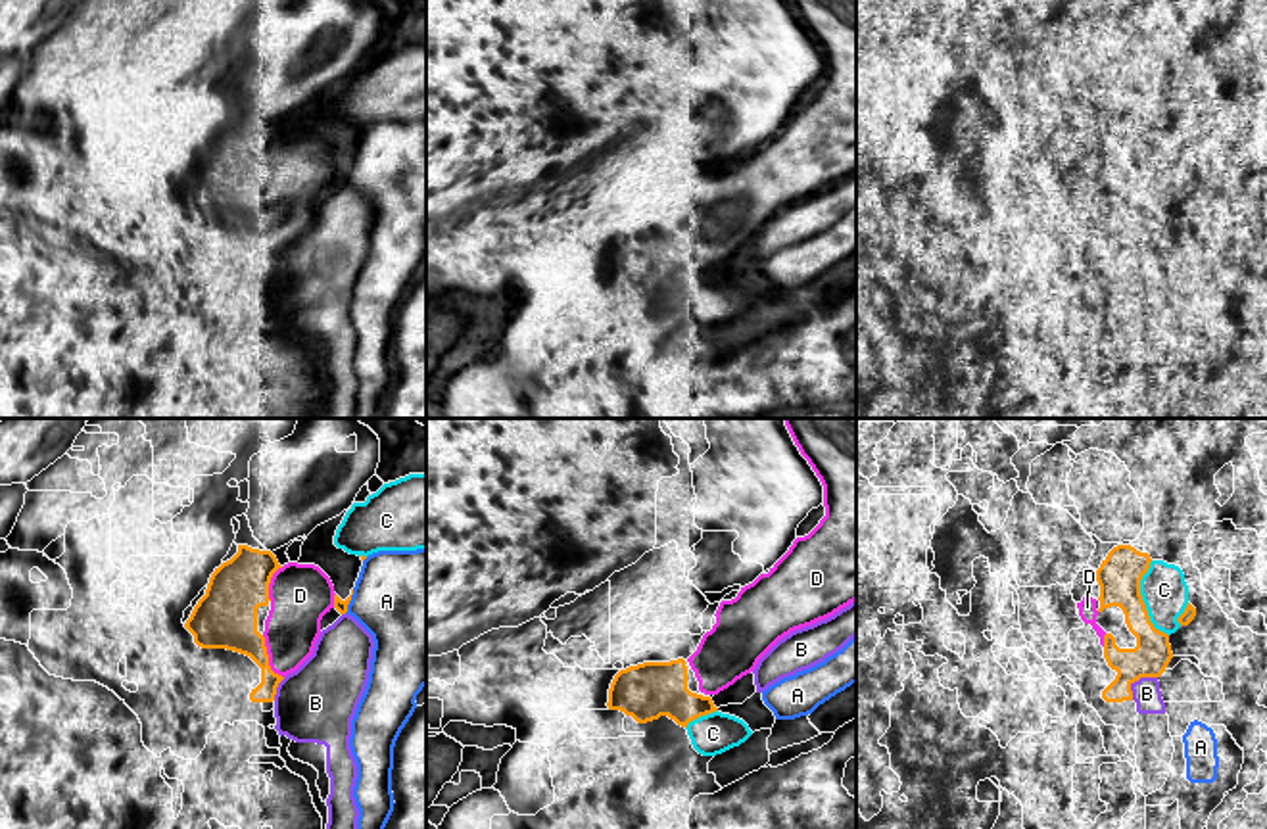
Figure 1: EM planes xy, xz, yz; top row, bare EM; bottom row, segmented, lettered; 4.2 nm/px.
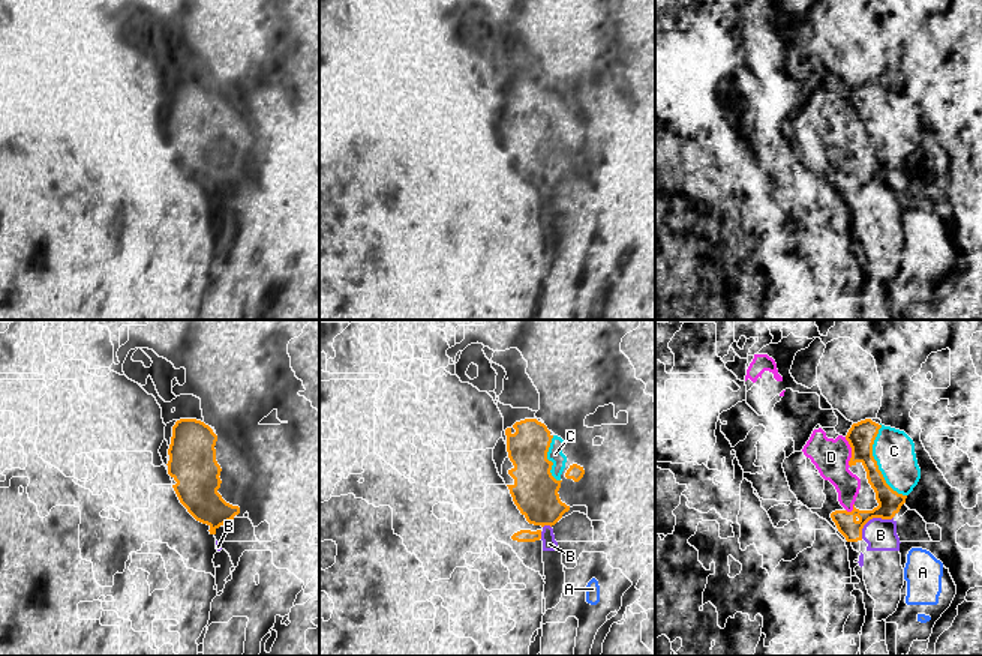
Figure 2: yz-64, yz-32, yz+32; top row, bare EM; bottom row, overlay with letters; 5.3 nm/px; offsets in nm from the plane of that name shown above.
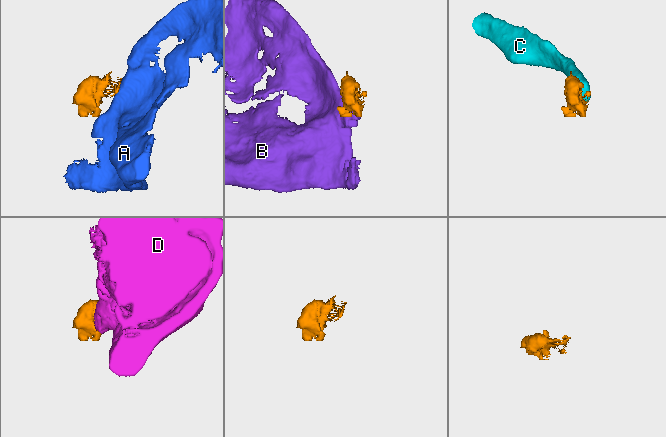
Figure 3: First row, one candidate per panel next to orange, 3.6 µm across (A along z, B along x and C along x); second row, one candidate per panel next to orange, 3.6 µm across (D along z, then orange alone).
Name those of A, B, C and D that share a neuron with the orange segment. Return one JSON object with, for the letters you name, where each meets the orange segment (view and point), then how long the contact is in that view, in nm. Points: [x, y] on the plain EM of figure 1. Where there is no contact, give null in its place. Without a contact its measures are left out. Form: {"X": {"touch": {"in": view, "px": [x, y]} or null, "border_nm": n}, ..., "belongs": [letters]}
{"D": {"touch": {"in": "xy", "px": [267, 229]}, "border_nm": 200}, "belongs": ["D"]}

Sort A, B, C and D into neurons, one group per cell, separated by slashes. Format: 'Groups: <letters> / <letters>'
Groups: A / B / C / D

